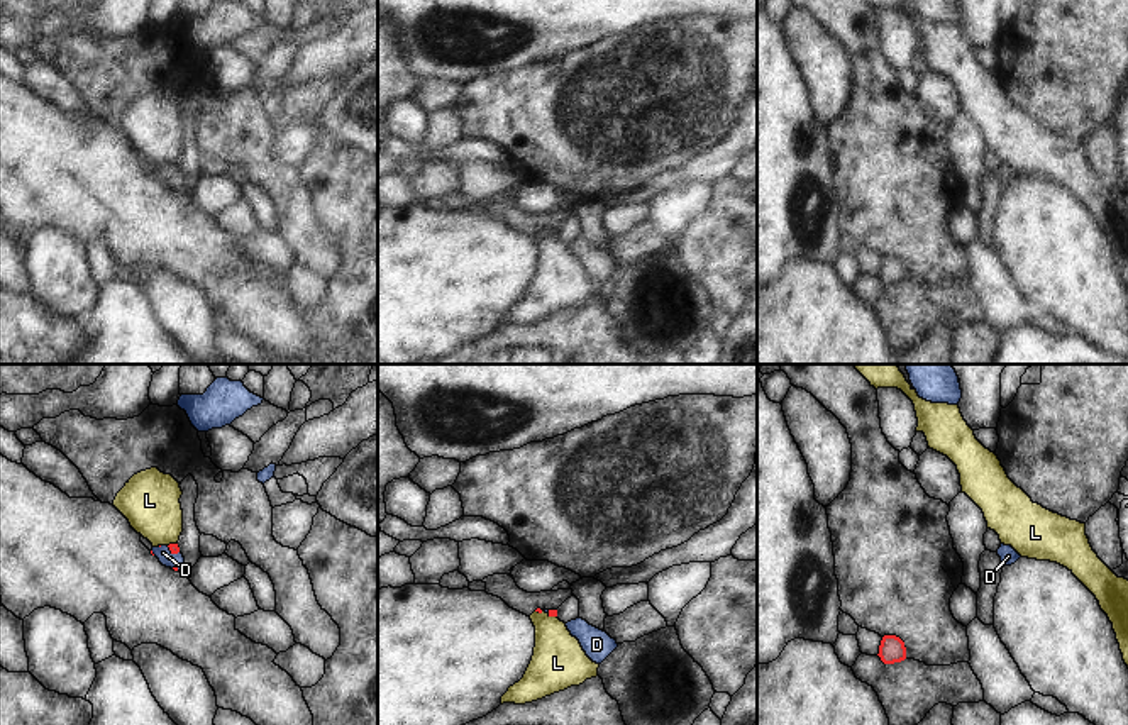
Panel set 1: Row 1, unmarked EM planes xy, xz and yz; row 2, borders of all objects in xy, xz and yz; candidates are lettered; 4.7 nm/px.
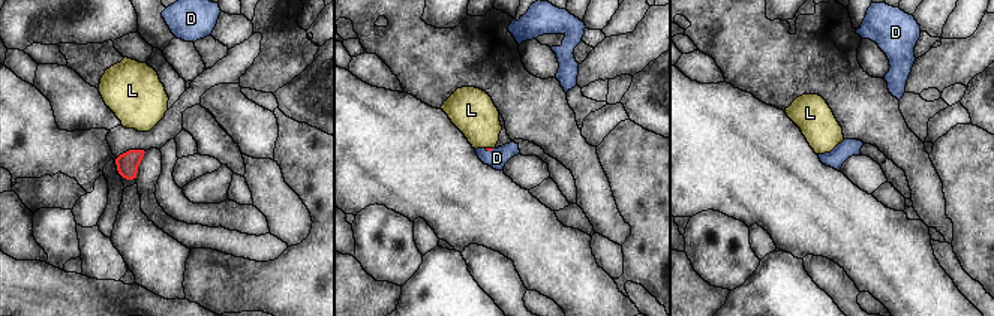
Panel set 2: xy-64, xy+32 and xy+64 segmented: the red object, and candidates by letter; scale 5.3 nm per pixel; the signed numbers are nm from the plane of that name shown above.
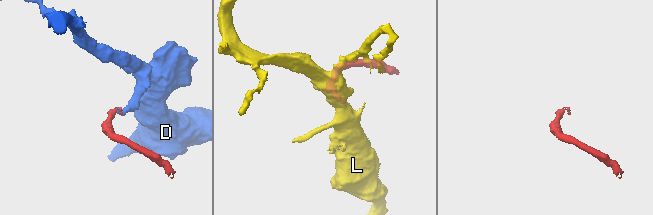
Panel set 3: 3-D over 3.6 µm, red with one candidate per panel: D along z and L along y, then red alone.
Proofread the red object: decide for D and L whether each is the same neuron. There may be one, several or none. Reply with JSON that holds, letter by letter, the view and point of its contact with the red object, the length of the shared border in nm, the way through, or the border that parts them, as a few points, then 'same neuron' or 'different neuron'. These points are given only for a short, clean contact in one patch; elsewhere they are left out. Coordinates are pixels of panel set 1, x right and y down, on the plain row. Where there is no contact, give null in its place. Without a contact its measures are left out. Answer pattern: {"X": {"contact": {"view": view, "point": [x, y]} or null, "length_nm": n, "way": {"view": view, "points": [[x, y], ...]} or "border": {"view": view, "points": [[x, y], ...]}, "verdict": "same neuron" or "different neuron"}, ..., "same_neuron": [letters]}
{"D": {"contact": {"view": "xy", "point": [173, 173]}, "length_nm": 70, "way": {"view": "xy", "points": [[173, 168], [173, 173], [163, 173]]}, "verdict": "same neuron"}, "L": {"contact": {"view": "xz", "point": [552, 236]}, "length_nm": 50, "border": {"view": "xz", "points": [[547, 232], [556, 237]]}, "verdict": "different neuron"}, "same_neuron": ["D"]}

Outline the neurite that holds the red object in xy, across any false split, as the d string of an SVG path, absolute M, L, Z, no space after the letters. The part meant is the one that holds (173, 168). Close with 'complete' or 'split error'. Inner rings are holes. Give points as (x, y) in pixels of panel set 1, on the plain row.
M178 164L152 168L151 174L156 176L163 186L180 193L183 191L185 178L180 173Z; split error

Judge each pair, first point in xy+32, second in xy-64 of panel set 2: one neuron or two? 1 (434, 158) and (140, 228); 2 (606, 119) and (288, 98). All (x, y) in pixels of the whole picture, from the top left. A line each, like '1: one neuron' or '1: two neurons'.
1: two neurons
2: two neurons

